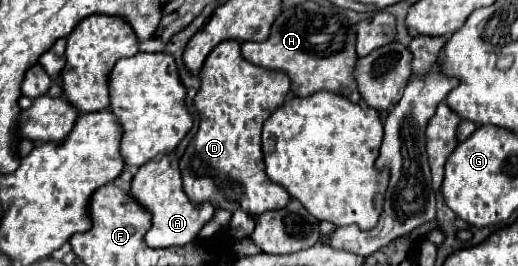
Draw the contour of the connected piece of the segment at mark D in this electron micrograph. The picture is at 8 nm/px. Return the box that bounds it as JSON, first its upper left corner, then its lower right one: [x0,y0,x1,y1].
[181,40,291,216]

